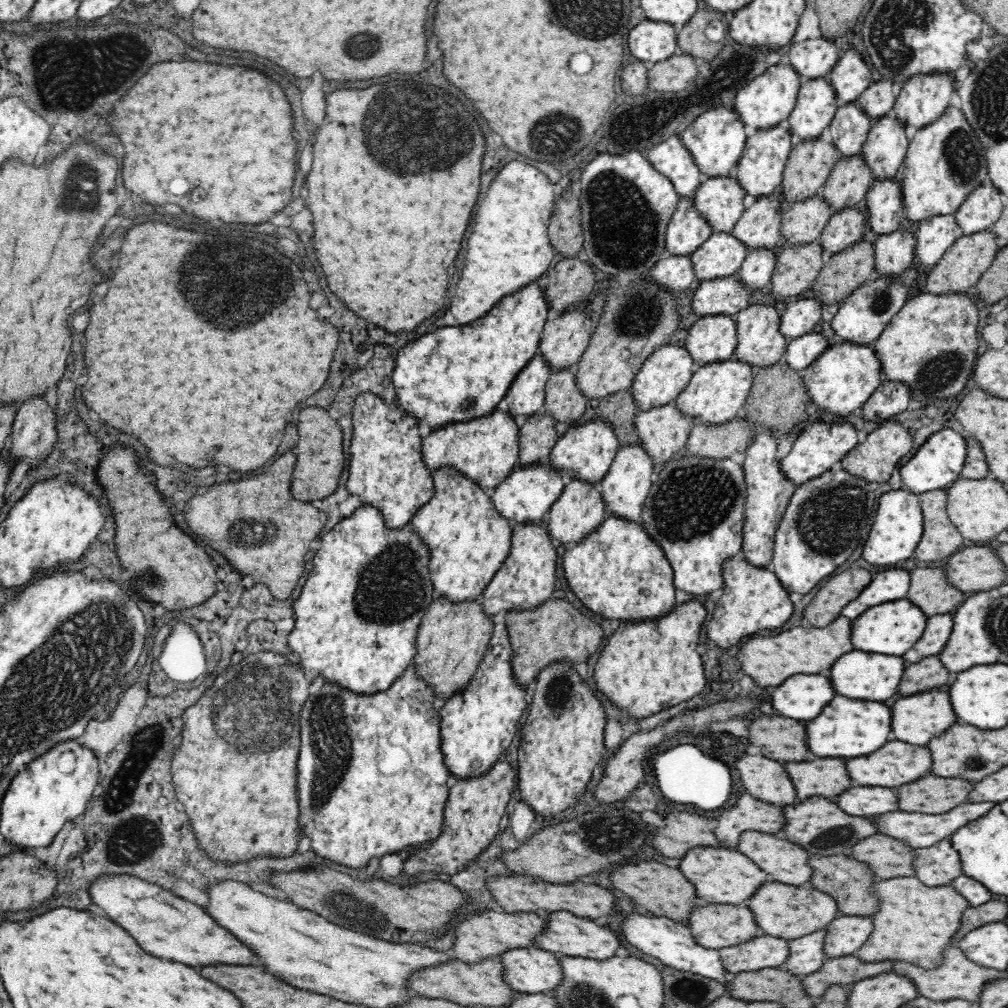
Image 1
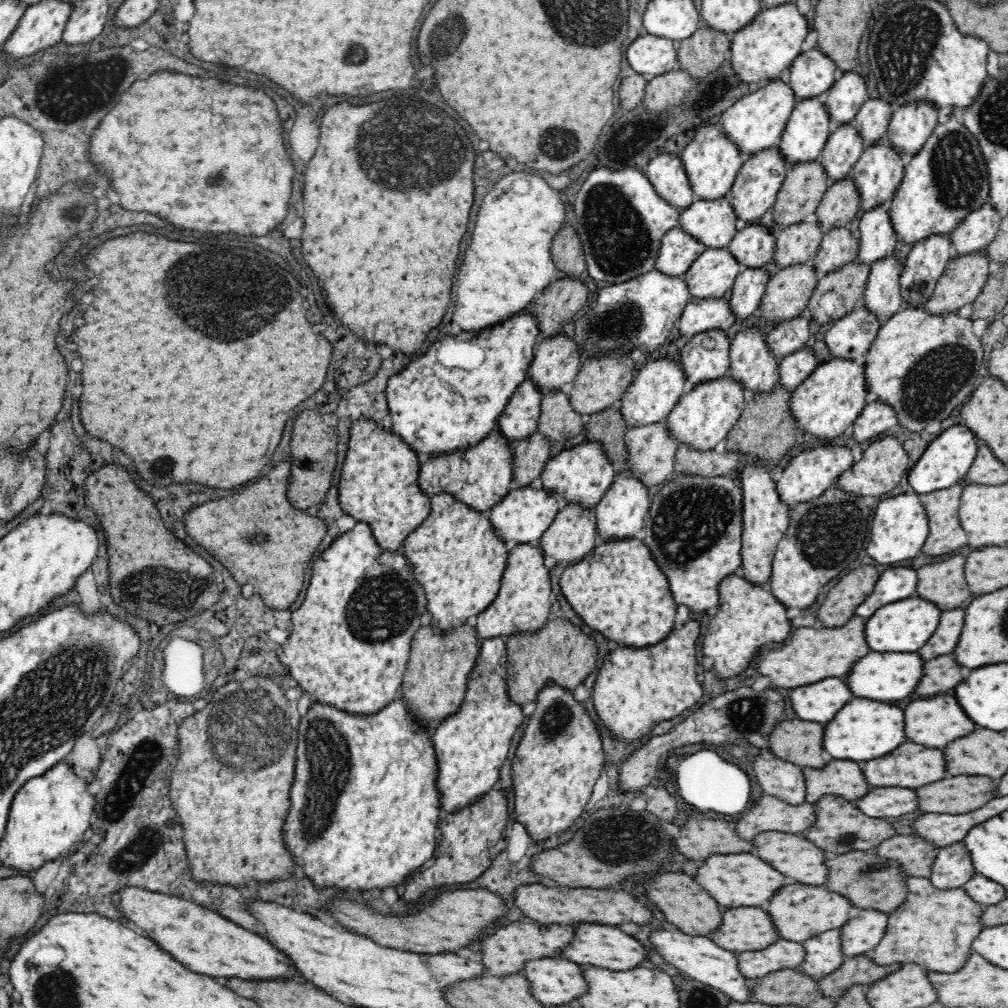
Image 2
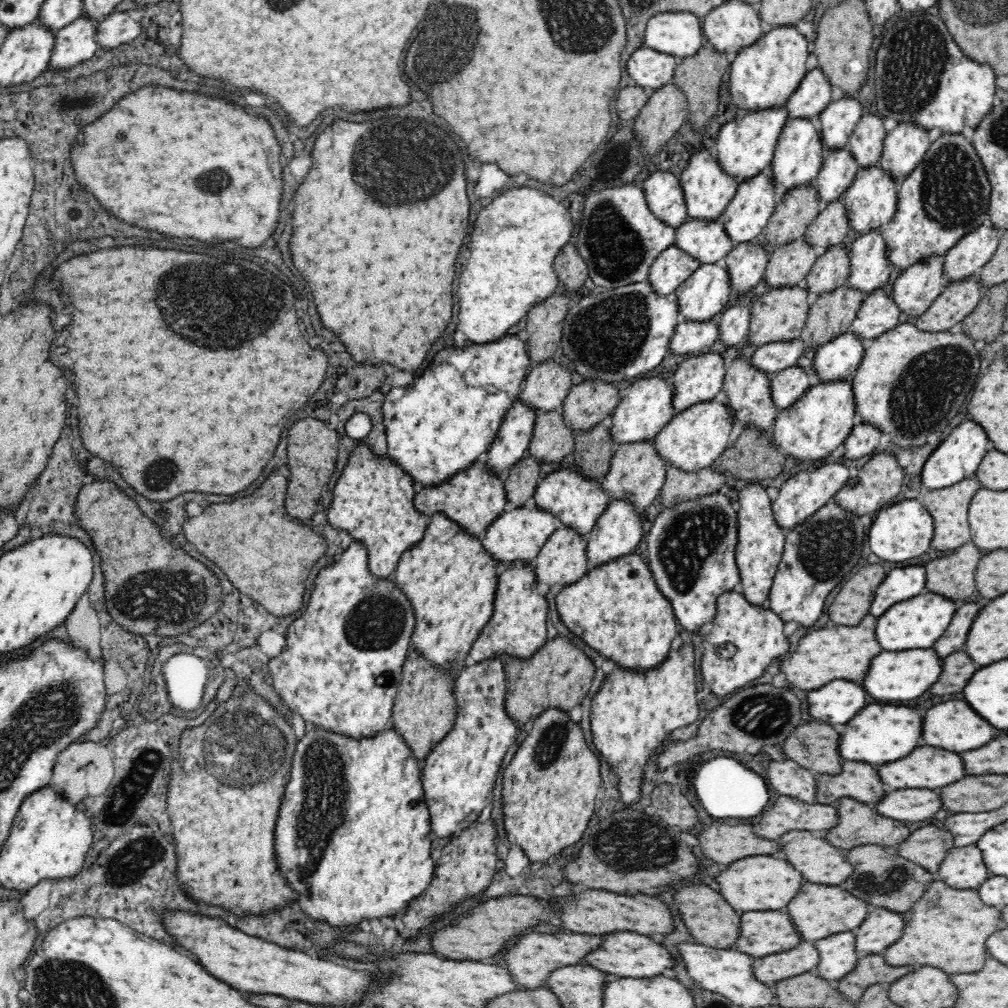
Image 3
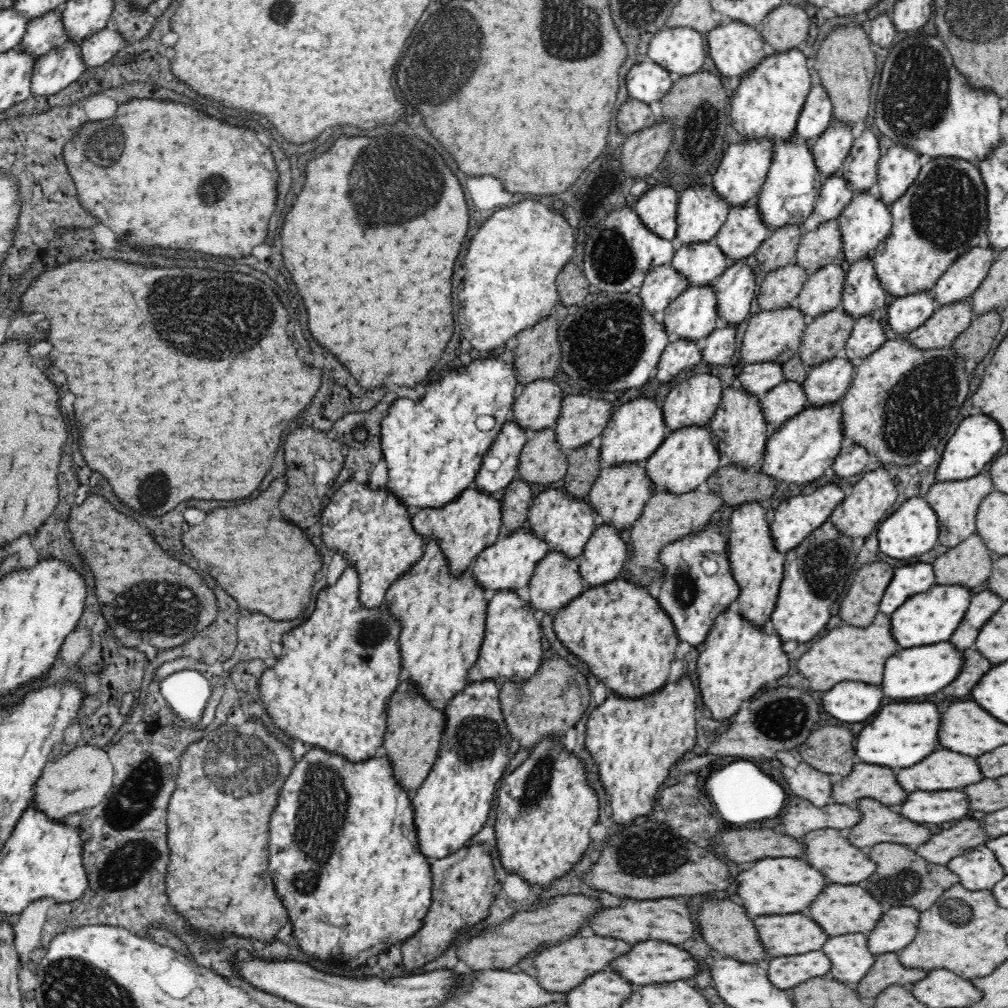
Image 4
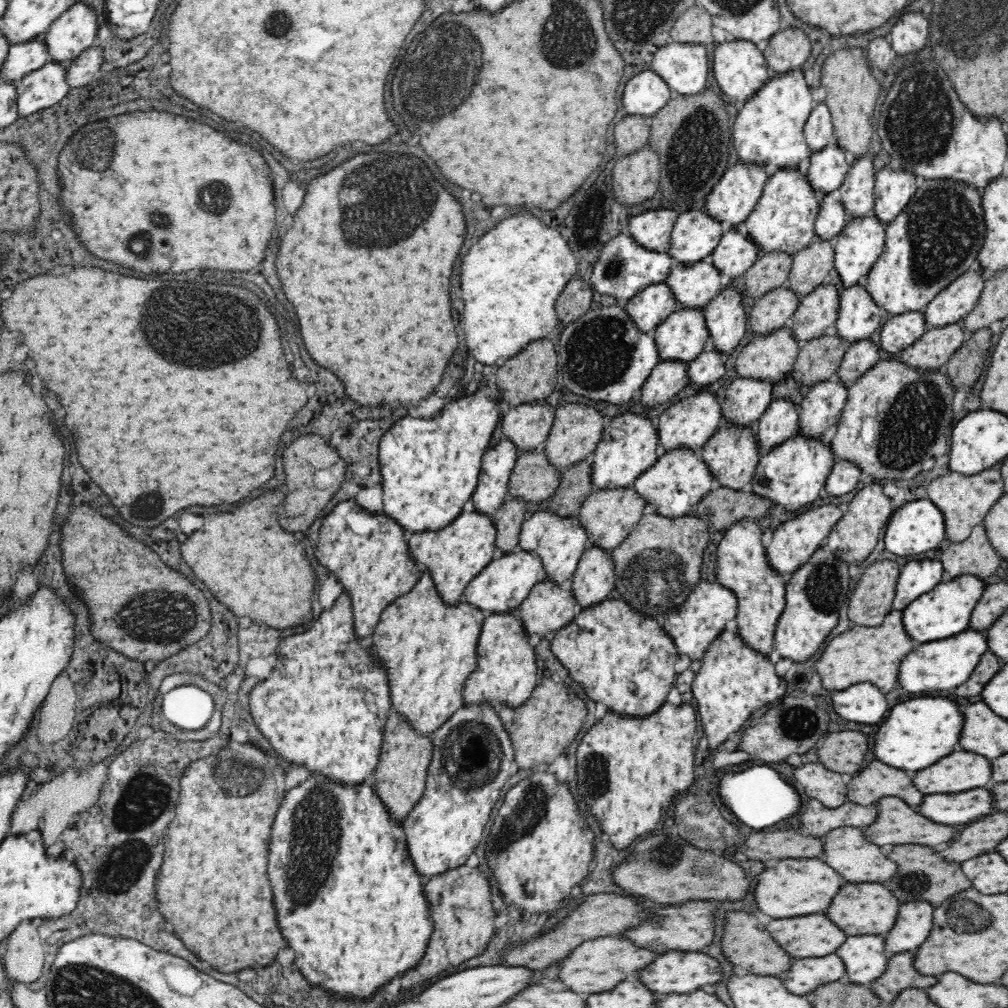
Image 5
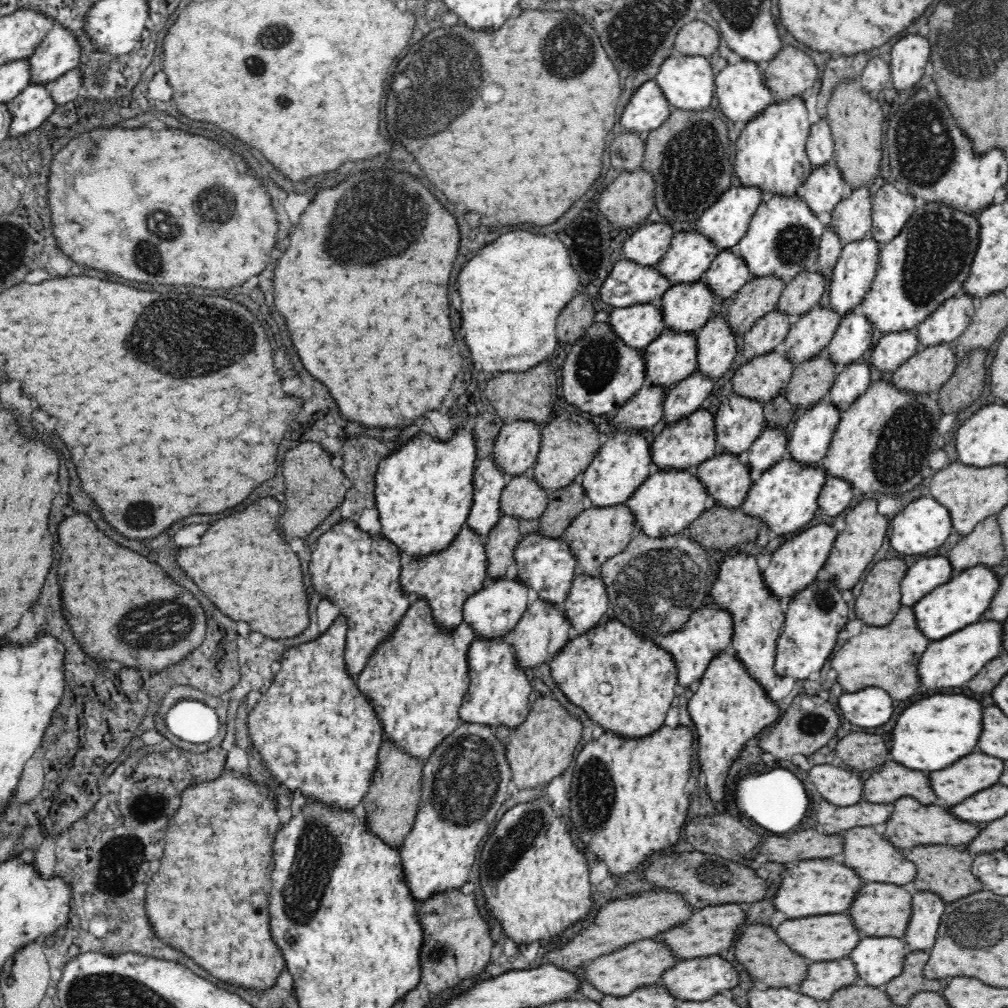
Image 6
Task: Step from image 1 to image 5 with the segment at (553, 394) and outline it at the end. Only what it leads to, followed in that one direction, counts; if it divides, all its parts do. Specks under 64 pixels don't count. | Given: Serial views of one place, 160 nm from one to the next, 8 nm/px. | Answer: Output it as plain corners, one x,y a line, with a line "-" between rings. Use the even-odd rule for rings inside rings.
542,449
520,453
508,482
508,497
524,503
538,505
555,493
560,481
560,472
546,459

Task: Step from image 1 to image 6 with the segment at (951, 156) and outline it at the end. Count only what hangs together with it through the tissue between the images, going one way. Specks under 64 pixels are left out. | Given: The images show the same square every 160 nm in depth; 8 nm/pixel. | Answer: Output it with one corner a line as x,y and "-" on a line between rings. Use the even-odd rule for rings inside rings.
915,200
915,211
903,231
881,246
876,277
864,300
856,308
857,314
864,315
872,328
876,328
883,335
916,330
945,300
962,290
978,248
979,228
978,219
974,215
966,215
942,204
927,204
922,200

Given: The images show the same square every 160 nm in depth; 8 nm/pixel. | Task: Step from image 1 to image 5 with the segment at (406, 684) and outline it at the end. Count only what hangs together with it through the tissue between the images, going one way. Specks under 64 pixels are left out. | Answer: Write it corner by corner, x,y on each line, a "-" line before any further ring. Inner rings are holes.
312,773
308,780
300,784
298,788
290,790
281,804
282,806
276,814
276,820
272,824
268,876
270,876
272,888
274,888
274,906
276,906
276,914
278,914
280,933
282,933
287,946
292,948
293,963
310,985
319,987
330,995
338,996
346,1001
370,1001
381,988
384,988
394,978
401,978
405,972
418,966
420,959
426,952
425,948
433,931
428,903
424,897
424,880
418,875
408,854
403,827
396,825
396,821
390,819
386,807
380,801
380,797
374,793
369,781
354,786
340,786
338,783
332,783
328,777
324,777
320,773

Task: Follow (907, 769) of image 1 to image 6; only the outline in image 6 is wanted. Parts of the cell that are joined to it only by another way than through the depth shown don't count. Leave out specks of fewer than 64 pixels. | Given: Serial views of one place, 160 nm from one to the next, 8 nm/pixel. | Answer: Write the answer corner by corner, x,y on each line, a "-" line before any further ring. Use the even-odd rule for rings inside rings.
970,754
958,760
950,768
930,772
932,788
938,798
948,806
964,802
968,796
998,784
1004,770
1004,762
986,754

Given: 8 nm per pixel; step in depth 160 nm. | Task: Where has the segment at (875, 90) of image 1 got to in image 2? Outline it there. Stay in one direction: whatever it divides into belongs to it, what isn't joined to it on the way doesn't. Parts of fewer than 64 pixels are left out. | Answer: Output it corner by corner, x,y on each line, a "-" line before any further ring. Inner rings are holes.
867,99
852,121
854,129
862,138
865,150
874,147
887,136
891,121
890,105
882,99

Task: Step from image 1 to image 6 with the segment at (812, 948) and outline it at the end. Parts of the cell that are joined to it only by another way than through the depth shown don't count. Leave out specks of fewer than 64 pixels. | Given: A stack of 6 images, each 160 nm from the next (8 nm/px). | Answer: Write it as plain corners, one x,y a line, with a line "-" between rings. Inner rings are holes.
864,936
861,940
862,942
856,946
856,950
849,954
855,964
859,983
883,988
902,972
904,961
911,950
904,939
897,939
896,937

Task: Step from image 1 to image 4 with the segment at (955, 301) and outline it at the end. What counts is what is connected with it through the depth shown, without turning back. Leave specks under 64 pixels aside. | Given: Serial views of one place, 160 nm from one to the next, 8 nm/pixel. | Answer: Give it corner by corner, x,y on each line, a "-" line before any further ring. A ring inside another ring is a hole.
905,337
887,340
867,359
855,365
854,377
842,398
842,434
845,444
860,445
868,455
876,456
884,466
913,465
918,456
929,448
944,448
949,437
960,424
960,408
968,394
971,374
966,372
964,359
954,353
952,346
946,348
920,350
912,347

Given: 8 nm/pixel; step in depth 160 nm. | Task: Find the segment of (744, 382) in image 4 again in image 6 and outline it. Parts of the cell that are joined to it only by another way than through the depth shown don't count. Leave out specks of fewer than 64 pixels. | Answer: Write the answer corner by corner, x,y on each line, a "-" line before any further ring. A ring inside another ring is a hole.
736,393
725,398
715,415
717,452
743,457
766,428
762,412
758,402

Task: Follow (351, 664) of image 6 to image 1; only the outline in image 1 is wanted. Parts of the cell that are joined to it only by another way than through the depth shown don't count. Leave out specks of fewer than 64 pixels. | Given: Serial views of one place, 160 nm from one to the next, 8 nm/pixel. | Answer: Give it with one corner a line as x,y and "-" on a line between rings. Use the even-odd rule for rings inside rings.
362,393
356,398
352,408
353,437
349,447
350,464
346,489
350,495
358,497
360,504
372,505
382,513
384,525
388,529
399,529
410,524
413,516
424,506
435,493
433,474
422,462
422,441
418,431
418,421
406,415
396,400
387,405
384,400
372,393

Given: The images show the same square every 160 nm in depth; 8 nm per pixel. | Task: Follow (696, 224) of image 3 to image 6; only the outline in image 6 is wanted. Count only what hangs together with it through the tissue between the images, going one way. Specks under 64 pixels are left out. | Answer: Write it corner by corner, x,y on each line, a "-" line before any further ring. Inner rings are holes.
702,279
670,287
658,305
666,331
696,335
713,316
714,295

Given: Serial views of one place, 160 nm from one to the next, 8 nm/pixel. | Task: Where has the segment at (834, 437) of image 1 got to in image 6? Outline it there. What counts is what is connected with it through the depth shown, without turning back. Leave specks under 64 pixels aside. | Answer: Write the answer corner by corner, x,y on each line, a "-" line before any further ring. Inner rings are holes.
820,524
784,540
778,550
771,555
770,565
763,573
764,583
768,591
781,600
792,600
801,590
810,586
817,577
819,570
825,566
830,551
837,539
837,532
832,525

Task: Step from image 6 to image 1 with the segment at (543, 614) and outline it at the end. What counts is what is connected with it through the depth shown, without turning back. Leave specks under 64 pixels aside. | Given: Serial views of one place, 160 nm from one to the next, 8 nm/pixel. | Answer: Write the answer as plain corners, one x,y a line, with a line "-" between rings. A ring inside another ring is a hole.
567,480
560,498
549,510
546,529
551,540
558,540
564,546
576,546
592,531
595,531
607,518
606,507
600,496
599,486
584,483
584,481

